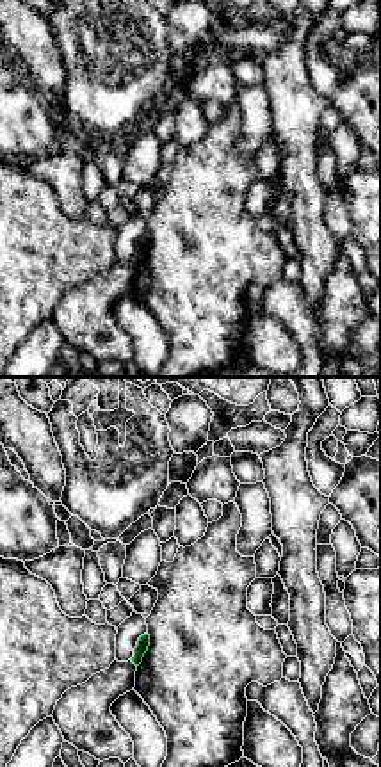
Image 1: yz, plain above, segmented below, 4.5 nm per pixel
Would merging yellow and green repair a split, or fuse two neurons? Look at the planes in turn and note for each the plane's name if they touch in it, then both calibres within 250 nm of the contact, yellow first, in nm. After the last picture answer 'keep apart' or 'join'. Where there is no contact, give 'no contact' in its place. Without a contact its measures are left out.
no contact

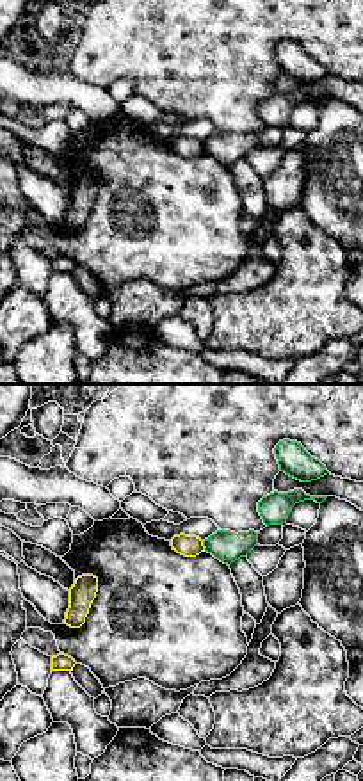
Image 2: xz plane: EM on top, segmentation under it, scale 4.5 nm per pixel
xz | 100/140 nm

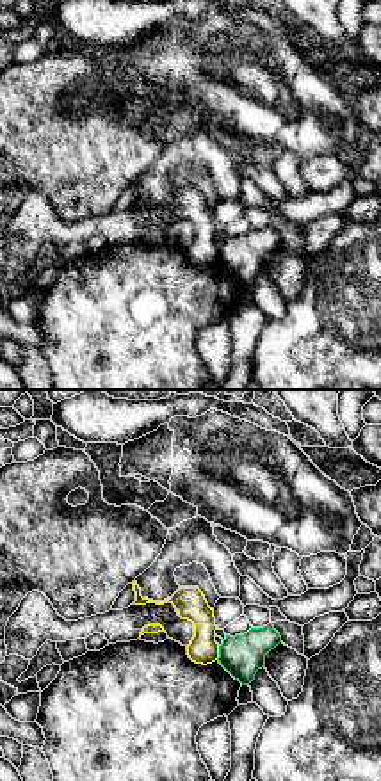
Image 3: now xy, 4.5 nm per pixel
xy | 130/190 nm

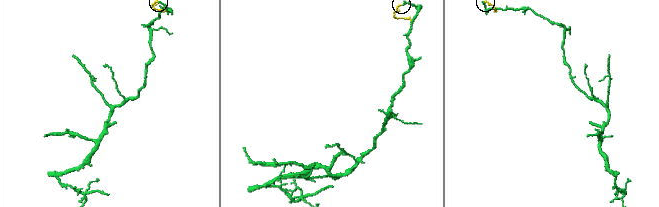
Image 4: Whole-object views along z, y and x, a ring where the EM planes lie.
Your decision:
keep apart

